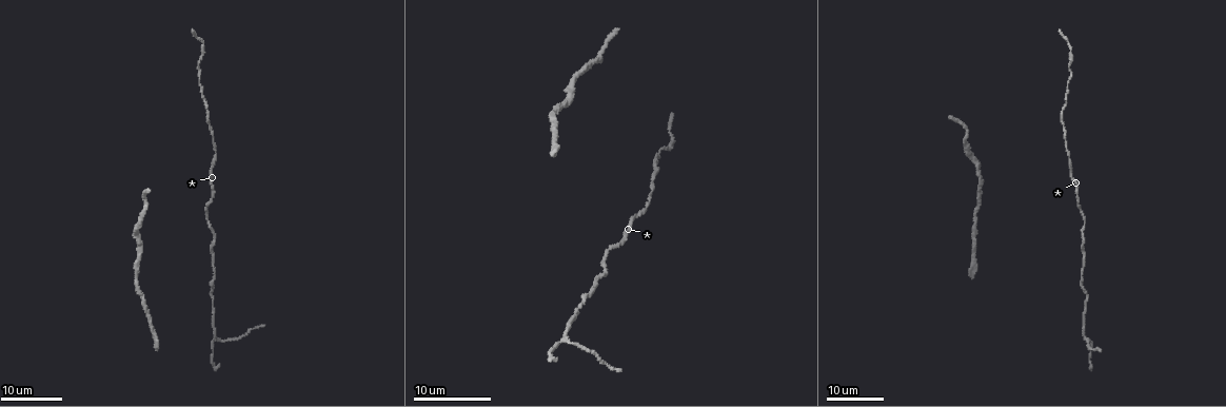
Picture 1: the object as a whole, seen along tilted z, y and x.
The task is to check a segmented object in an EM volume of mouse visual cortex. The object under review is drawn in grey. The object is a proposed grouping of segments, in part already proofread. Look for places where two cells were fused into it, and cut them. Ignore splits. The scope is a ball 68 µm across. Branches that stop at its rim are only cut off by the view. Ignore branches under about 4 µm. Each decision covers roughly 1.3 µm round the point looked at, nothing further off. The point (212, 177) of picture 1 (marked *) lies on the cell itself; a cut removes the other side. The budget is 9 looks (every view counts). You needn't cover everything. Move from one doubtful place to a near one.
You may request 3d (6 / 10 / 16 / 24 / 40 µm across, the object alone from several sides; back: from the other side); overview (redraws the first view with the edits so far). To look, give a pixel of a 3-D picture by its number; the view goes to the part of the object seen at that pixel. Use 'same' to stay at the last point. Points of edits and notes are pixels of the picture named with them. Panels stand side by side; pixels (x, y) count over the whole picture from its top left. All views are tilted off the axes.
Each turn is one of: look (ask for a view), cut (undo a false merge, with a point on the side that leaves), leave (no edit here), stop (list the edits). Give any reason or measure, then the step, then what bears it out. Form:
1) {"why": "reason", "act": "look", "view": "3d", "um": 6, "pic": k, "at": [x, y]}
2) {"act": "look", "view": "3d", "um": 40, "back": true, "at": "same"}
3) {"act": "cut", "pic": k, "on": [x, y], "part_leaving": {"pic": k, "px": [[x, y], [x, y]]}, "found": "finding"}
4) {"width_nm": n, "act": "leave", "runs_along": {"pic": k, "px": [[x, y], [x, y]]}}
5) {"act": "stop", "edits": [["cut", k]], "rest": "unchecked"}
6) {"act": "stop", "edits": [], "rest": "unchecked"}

{"why": "calibre changes", "act": "look", "view": "3d", "um": 16, "pic": 1, "at": [605, 276]}

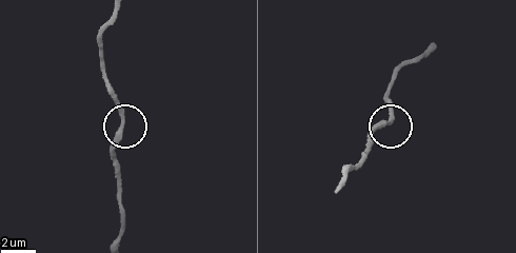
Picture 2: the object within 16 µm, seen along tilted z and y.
{"why": "zoom in", "act": "look", "view": "3d", "um": 6, "pic": 2, "at": [122, 120]}

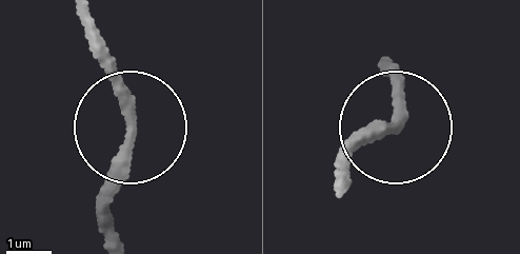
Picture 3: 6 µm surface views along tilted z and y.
{"act": "leave", "runs_along": {"pic": 3, "px": [[380, 69], [395, 115], [347, 167]]}, "found": "continuous, no second cell"}

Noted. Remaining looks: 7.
{"act": "look", "view": "3d", "um": 16, "pic": 1, "at": [1087, 338]}

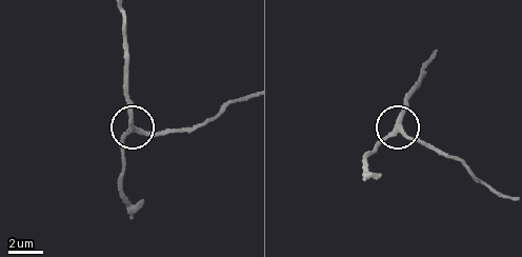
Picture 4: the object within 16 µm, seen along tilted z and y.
{"act": "look", "view": "3d", "um": 10, "pic": 4, "at": [394, 131]}

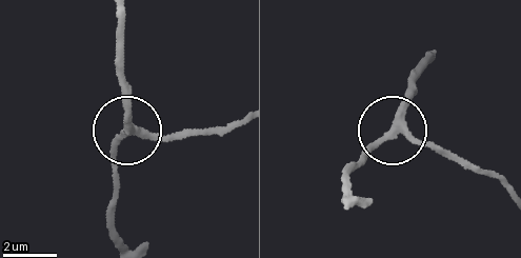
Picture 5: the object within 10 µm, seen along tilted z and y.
{"act": "look", "view": "3d", "um": 6, "pic": 5, "at": [392, 134]}

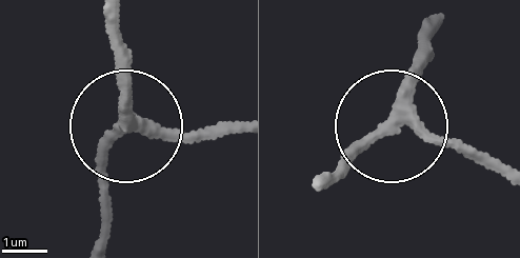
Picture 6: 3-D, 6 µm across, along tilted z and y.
{"act": "leave", "runs_along": {"pic": 6, "px": [[117, 12], [123, 125], [107, 155], [100, 233]]}, "found": "all the same cell"}

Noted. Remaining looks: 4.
{"why": "sudden change in width", "act": "look", "view": "3d", "um": 16, "pic": 1, "at": [1068, 53]}

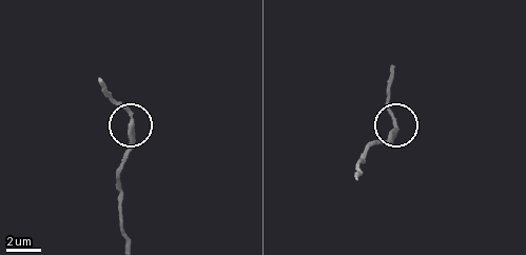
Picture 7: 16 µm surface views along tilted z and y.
{"why": "zoom in", "act": "look", "view": "3d", "um": 10, "pic": 7, "at": [394, 130]}

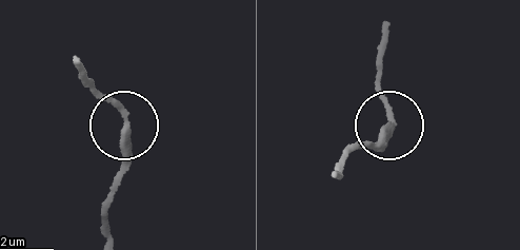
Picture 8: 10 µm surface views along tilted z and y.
{"act": "leave", "found": "continuous, no second cell"}

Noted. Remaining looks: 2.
{"why": "thick turns thin", "act": "look", "view": "3d", "um": 24, "pic": 1, "at": [210, 126]}

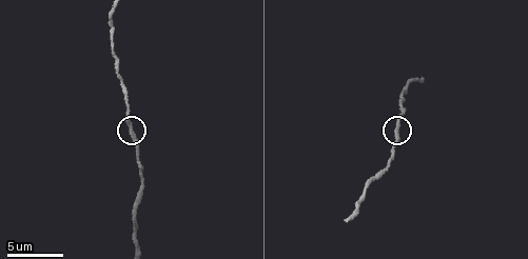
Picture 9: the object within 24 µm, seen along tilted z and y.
{"act": "look", "view": "3d", "um": 6, "pic": 9, "at": [129, 131]}

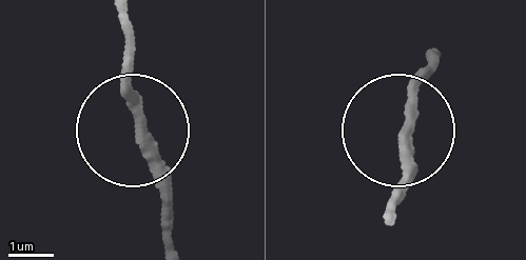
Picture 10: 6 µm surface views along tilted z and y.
{"width_nm": 240, "act": "leave", "runs_along": {"pic": 10, "px": [[169, 243], [166, 176], [138, 121], [132, 41]]}, "found": "continuous, no second cell"}

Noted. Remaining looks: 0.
{"act": "stop", "edits": [], "rest": "unchecked"}

